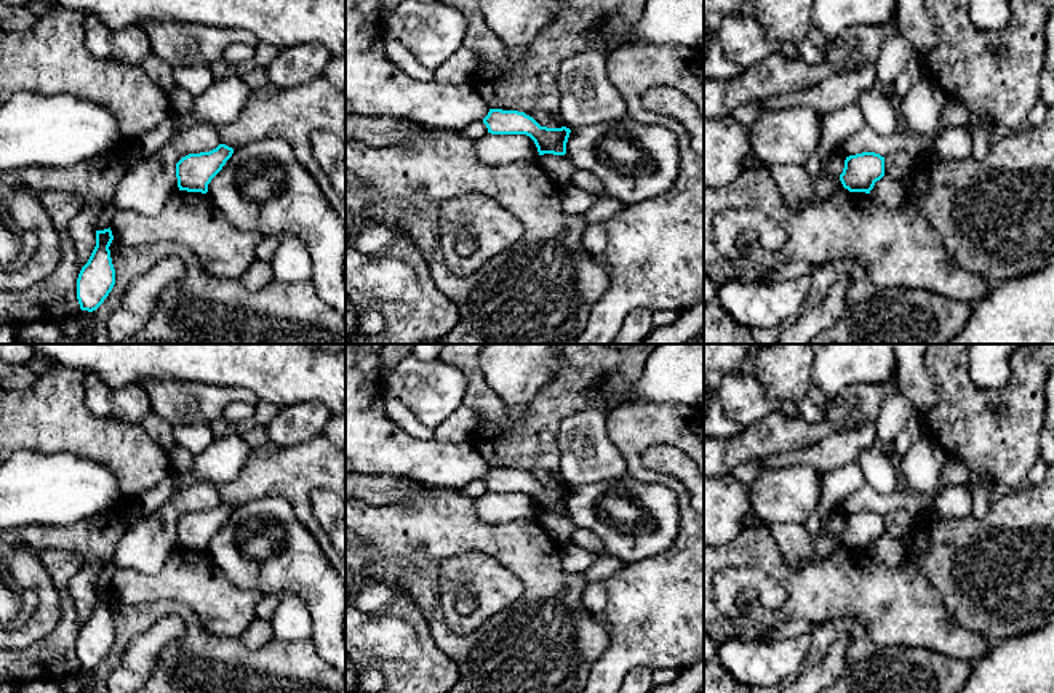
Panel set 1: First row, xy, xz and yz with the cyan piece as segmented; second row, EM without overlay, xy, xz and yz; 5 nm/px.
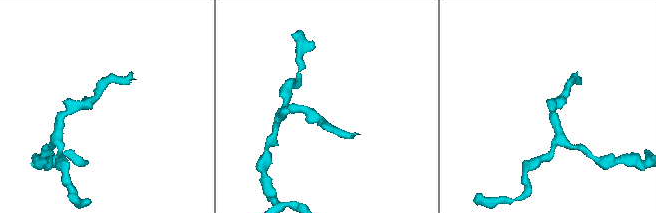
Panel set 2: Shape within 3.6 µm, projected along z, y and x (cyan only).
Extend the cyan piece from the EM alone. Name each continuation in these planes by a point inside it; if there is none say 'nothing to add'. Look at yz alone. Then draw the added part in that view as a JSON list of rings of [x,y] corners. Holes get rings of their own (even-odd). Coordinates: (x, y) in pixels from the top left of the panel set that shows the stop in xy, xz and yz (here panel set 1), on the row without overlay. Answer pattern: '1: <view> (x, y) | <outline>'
nothing to add

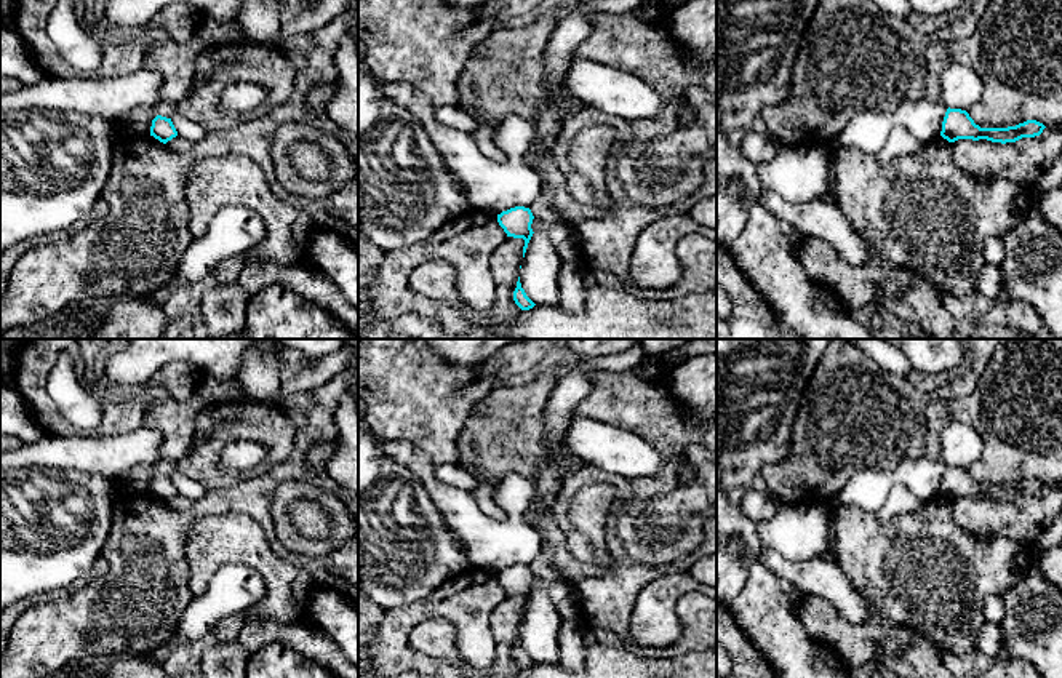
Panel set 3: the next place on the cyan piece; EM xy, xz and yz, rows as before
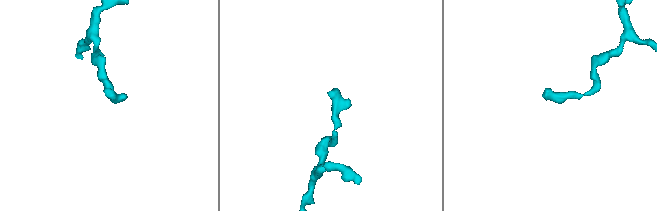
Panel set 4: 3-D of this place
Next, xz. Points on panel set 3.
nothing to add

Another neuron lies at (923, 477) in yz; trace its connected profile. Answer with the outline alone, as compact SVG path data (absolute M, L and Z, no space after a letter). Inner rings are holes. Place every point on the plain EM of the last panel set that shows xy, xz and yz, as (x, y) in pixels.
M923 456L902 461L892 477L894 481L902 483L915 497L932 501L940 494L947 467L940 459L931 461Z

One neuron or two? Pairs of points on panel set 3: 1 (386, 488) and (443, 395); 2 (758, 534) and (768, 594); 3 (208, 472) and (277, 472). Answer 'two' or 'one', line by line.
1: two
2: one
3: two

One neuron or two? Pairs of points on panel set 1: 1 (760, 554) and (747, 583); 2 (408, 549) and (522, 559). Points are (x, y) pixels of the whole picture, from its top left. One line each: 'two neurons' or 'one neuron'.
1: two neurons
2: one neuron

